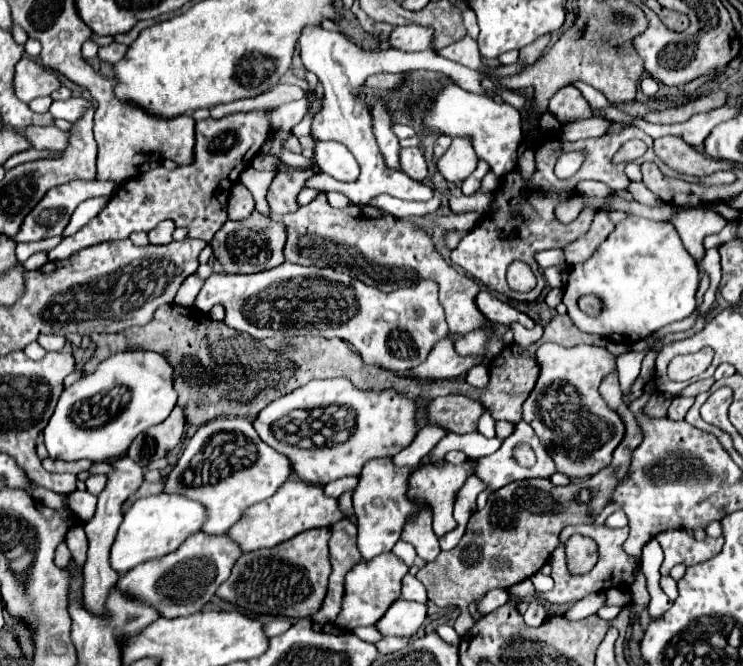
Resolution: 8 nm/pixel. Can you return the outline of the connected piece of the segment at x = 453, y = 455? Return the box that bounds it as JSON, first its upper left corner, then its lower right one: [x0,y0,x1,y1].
[408,451,472,536]

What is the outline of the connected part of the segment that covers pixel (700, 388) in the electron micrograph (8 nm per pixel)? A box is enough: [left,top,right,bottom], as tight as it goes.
[680,378,714,396]

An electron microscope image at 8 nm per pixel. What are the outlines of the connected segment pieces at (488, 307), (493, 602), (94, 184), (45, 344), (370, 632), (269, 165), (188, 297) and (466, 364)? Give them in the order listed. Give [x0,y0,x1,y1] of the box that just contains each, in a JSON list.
[[476,290,534,328],[478,590,508,614],[12,180,116,242],[38,336,66,352],[353,626,382,644],[254,154,278,170],[174,273,204,308],[410,338,478,380]]

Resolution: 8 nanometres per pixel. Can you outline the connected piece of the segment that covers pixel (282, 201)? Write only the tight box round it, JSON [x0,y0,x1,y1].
[267,168,314,214]

